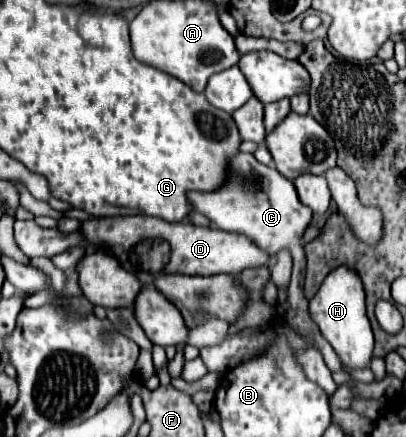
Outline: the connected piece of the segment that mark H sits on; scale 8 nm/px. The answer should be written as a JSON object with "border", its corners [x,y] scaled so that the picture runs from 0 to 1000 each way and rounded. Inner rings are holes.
{"border":[[[862,611],[823,616],[783,661],[783,670],[764,684],[768,730],[783,739],[793,767],[833,808],[837,826],[862,844],[906,840],[921,799],[921,771],[911,730],[901,721],[901,670],[892,657],[892,638]]]}

